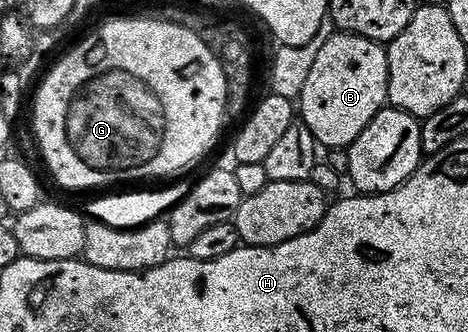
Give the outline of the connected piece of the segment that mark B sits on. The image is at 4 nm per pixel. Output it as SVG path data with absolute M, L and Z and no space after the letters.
M336 32L333 38L326 39L318 46L310 76L306 76L306 84L298 99L298 114L321 147L329 146L332 150L343 151L352 146L354 140L362 136L364 129L388 105L388 50L381 43L351 32Z

